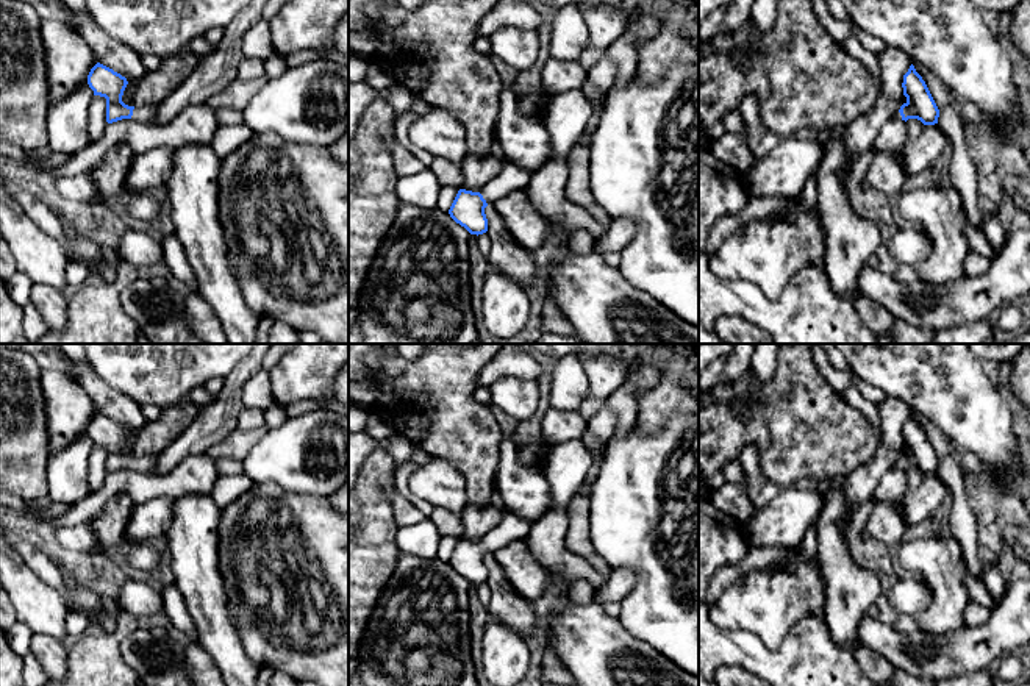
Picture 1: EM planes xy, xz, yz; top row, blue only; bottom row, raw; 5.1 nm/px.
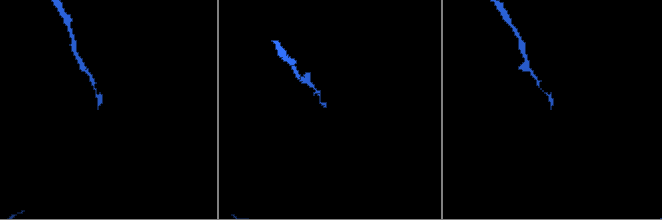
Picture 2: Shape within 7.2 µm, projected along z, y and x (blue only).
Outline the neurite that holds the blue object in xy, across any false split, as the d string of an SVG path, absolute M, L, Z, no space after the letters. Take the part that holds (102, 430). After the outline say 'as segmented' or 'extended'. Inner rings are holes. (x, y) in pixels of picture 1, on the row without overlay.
M97 413L89 425L88 434L94 445L106 448L106 472L113 473L122 469L133 469L142 473L152 473L156 456L128 456L122 452L123 441L128 434L127 428L113 419Z; extended

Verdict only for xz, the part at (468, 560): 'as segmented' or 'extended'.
extended

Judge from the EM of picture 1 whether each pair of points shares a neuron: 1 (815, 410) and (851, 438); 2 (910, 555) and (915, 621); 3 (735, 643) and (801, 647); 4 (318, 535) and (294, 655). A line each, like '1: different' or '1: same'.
1: same
2: same
3: same
4: same

